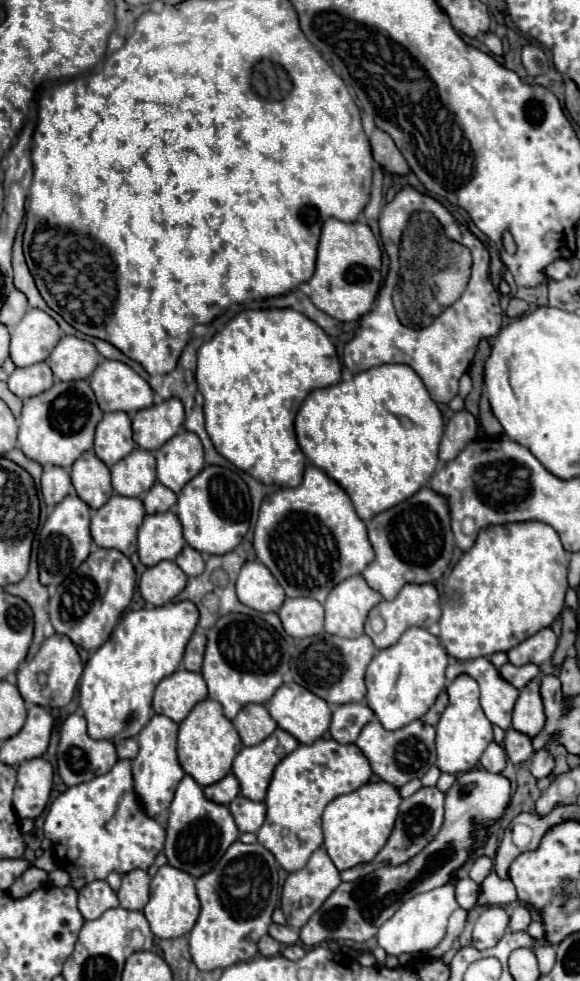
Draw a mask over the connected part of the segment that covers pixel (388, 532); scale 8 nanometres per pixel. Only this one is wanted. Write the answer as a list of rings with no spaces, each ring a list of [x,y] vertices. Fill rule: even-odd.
[[[422,487],[404,503],[376,515],[366,523],[366,527],[376,557],[362,575],[384,599],[396,597],[398,589],[406,583],[432,583],[440,579],[452,561],[454,535],[450,529],[448,503],[430,487]]]

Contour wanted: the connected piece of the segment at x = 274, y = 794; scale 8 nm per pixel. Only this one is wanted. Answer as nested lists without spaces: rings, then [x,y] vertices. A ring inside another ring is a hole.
[[[318,739],[312,745],[300,745],[294,753],[286,755],[278,767],[274,769],[272,781],[268,785],[268,793],[266,793],[266,821],[260,827],[258,835],[258,843],[262,843],[266,849],[270,849],[276,857],[276,861],[288,871],[298,871],[306,865],[306,861],[310,859],[310,855],[322,845],[322,811],[324,807],[336,799],[338,795],[344,793],[352,793],[354,789],[362,787],[364,783],[368,783],[372,775],[372,769],[366,761],[366,757],[362,755],[362,751],[356,745],[340,745],[334,739]]]

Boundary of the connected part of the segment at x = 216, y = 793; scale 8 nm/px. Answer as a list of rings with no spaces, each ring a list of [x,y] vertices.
[[[228,773],[228,775],[226,775],[224,779],[220,779],[218,783],[204,787],[204,795],[206,795],[210,801],[220,803],[220,805],[228,805],[238,793],[240,793],[240,785],[238,785],[238,779],[234,777],[234,773]]]

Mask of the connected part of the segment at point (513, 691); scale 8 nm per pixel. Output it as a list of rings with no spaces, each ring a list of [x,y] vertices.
[[[478,657],[474,661],[454,661],[446,669],[448,681],[454,681],[458,673],[468,673],[480,685],[480,703],[490,723],[510,729],[512,709],[518,699],[518,689],[502,679],[500,671],[490,659]]]

